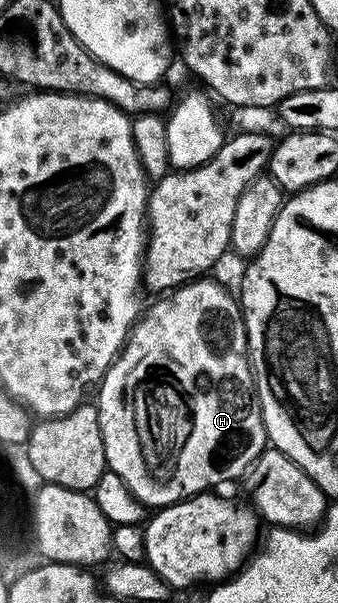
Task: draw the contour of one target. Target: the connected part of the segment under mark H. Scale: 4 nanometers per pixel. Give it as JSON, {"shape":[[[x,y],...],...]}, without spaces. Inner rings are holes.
{"shape":[[[203,276],[191,280],[185,286],[177,287],[167,293],[154,307],[147,309],[126,337],[126,342],[118,357],[107,368],[102,378],[102,385],[96,391],[96,405],[100,416],[100,432],[104,436],[104,456],[109,470],[116,472],[120,480],[128,488],[130,495],[146,508],[161,508],[192,498],[195,494],[207,493],[211,488],[218,488],[221,482],[230,482],[233,478],[241,479],[246,469],[250,467],[267,449],[268,439],[262,413],[258,407],[258,399],[254,392],[254,371],[250,369],[250,355],[246,348],[246,325],[242,319],[242,307],[239,299],[234,298],[218,282],[209,282],[209,277]]]}

